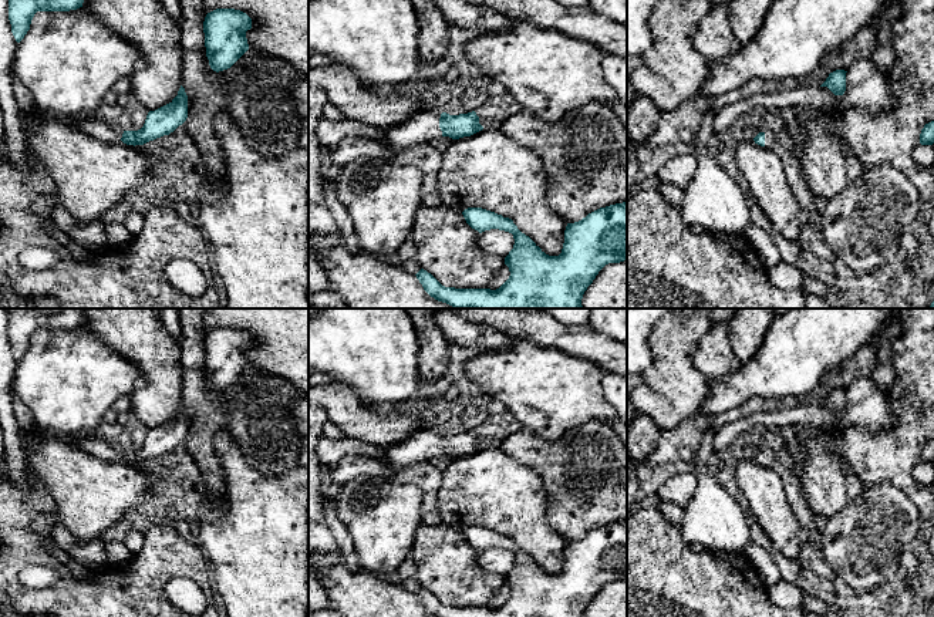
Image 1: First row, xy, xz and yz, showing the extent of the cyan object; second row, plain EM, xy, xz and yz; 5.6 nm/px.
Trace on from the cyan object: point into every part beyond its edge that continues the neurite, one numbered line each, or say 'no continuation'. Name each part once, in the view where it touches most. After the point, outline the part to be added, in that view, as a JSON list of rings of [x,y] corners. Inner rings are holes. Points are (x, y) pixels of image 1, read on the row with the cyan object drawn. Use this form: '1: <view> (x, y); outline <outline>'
1: xz (422, 128); outline [[[426,111],[417,114],[405,124],[399,124],[384,131],[382,141],[368,141],[365,138],[345,138],[333,152],[326,155],[328,171],[341,168],[361,156],[375,156],[388,159],[392,154],[429,144],[442,136],[439,128],[441,114]]]

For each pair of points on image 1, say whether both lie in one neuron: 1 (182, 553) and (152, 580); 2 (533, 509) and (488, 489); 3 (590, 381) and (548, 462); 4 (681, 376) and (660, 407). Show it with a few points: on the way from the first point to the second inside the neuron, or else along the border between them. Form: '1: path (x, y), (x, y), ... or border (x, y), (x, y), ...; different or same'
1: path (175, 558), (159, 573); same
2: path (522, 509), (508, 496), (499, 494); same
3: border (590, 420), (550, 441), (536, 437), (529, 430); different
4: path (674, 383), (667, 400); same

